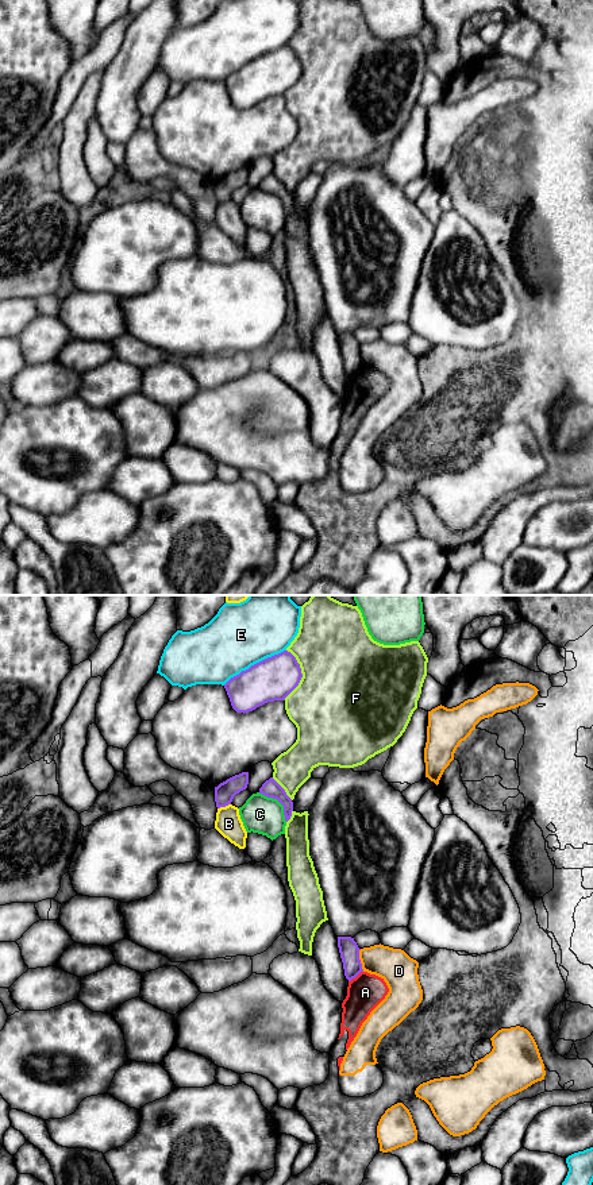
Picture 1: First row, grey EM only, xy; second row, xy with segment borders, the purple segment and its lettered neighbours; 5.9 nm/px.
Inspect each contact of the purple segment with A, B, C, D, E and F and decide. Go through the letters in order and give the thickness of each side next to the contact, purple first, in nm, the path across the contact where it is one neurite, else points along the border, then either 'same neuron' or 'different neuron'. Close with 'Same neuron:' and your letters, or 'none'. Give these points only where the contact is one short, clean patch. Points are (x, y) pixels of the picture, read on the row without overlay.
A: 120 nm thick on the purple side, 220 nm on the other; border along xy (362, 366), (349, 377); different neuron
B: 120 nm thick on the purple side, 160 nm on the other; different neuron
C: 110 nm thick on the purple side, 220 nm on the other; different neuron
D: 120 nm thick on the purple side, 220 nm on the other; different neuron
E: 260 nm thick on the purple side, 380 nm on the other; different neuron
F: 260 nm thick on the purple side, 500 nm on the other; different neuron
Same neuron: none

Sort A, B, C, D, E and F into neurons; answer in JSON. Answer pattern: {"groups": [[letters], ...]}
{"groups": [["A"], ["B"], ["C"], ["D"], ["E"], ["F"]]}

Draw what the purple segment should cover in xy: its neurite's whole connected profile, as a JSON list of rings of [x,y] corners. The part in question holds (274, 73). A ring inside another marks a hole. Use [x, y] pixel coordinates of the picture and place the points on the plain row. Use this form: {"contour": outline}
{"contour": [[[284,46],[231,73],[224,84],[232,104],[244,109],[267,97],[285,96],[301,73],[296,53]]]}

